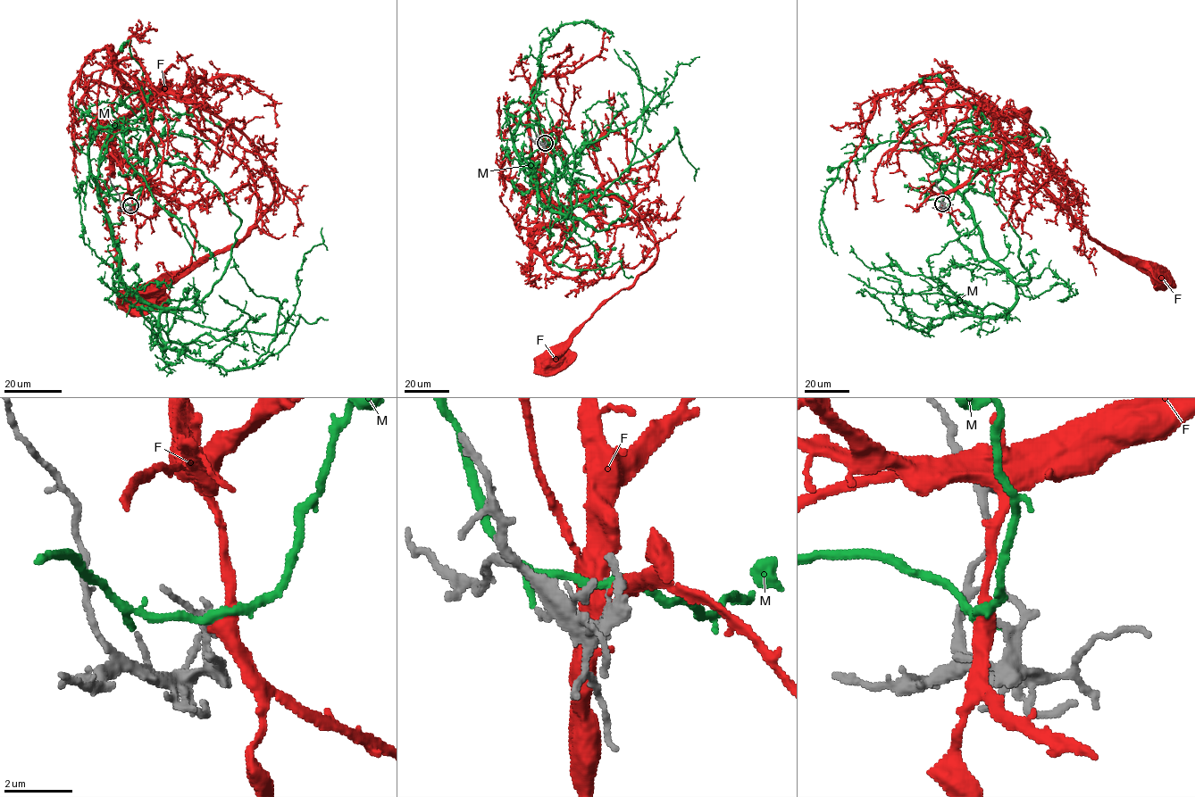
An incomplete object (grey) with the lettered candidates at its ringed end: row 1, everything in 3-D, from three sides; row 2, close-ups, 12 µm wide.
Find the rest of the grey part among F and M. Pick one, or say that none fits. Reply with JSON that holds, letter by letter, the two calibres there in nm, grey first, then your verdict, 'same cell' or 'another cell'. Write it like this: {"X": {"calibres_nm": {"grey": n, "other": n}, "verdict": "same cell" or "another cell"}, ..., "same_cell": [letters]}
{"F": {"calibres_nm": {"grey": 180, "other": 360}, "verdict": "same cell"}, "M": {"calibres_nm": {"grey": 140, "other": 240}, "verdict": "another cell"}, "same_cell": ["F"]}

